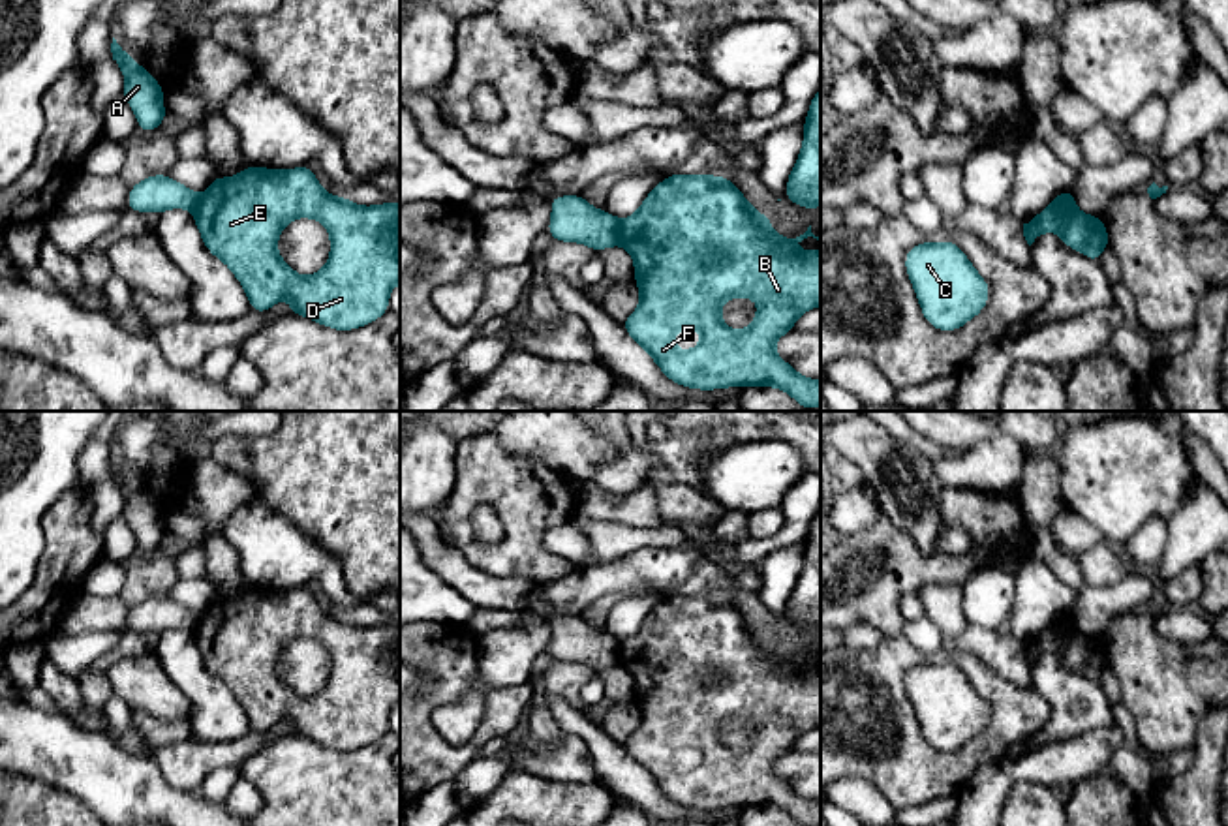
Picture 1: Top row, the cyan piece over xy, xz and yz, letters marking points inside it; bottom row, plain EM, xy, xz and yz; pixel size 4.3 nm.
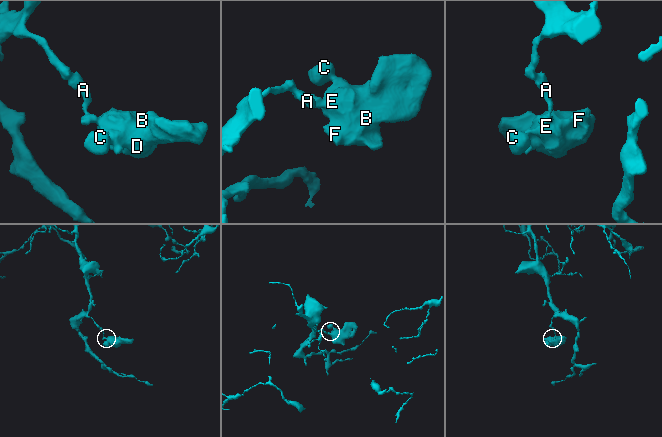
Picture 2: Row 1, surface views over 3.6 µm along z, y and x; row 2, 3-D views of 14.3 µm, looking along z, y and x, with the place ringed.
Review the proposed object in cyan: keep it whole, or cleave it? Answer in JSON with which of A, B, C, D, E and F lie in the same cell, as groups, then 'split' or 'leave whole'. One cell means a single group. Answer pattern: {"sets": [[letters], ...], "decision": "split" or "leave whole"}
{"sets": [["A"], ["B", "C", "D", "E", "F"]], "decision": "split"}

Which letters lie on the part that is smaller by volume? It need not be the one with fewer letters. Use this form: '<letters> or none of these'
B, C, D, E, F

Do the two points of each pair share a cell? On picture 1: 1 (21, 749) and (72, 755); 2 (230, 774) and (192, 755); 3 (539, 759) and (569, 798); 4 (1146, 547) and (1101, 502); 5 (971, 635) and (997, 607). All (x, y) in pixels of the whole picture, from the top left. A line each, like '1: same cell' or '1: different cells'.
1: same cell
2: different cells
3: different cells
4: different cells
5: different cells

